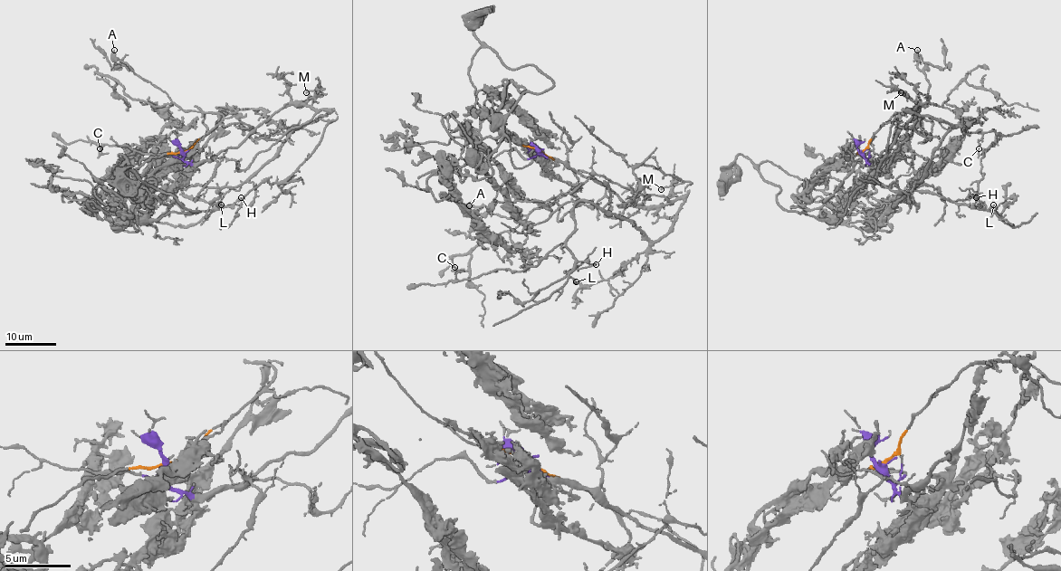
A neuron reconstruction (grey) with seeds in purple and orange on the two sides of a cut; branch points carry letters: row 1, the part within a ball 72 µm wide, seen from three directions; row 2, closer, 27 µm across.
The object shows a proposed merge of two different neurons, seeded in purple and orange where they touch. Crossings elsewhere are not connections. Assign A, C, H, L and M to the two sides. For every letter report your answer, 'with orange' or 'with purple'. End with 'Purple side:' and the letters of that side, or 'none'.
A: with orange
C: with purple
H: with purple
L: with purple
M: with purple
Purple side: C, H, L, M

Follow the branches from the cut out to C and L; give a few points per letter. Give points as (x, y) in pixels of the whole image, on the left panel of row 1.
C: (186, 152), (190, 163), (211, 160), (289, 105), (329, 111), (208, 202), (121, 147), (100, 147)
L: (186, 152), (190, 163), (211, 160), (289, 105), (329, 111), (218, 192), (211, 204), (221, 204)

